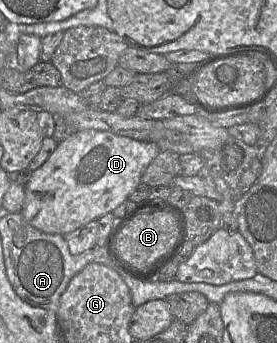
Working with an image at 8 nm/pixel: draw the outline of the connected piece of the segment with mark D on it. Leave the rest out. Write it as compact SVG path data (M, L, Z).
M76 131L60 142L25 185L21 214L34 228L65 235L111 213L142 183L142 175L161 152L153 141L139 141L108 131Z

